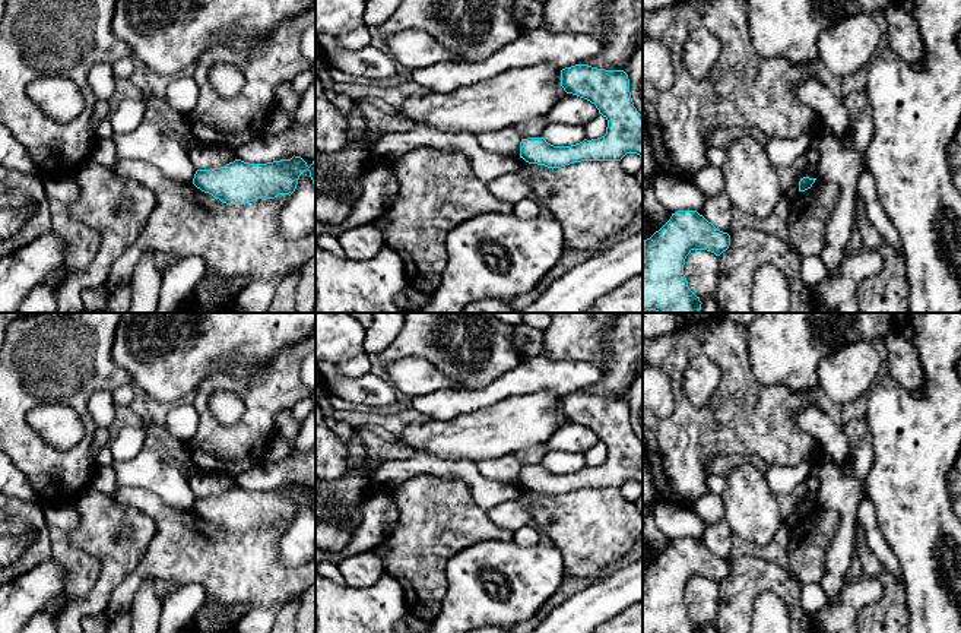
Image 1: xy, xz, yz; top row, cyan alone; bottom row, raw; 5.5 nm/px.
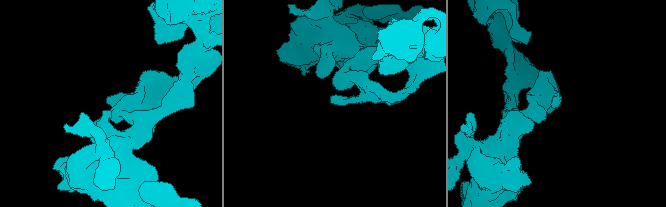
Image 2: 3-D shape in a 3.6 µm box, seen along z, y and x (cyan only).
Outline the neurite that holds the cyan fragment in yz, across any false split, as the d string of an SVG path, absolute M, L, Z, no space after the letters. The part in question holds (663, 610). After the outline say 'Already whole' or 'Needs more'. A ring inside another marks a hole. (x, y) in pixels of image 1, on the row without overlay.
M697 538L672 541L659 558L644 567L643 633L701 633L700 624L689 617L684 602L685 586L692 577L707 577L720 583L729 573L730 563L717 557Z. Already whole

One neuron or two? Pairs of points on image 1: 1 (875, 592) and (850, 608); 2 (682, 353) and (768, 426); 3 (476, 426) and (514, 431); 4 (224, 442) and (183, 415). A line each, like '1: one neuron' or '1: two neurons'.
1: one neuron
2: one neuron
3: one neuron
4: two neurons

